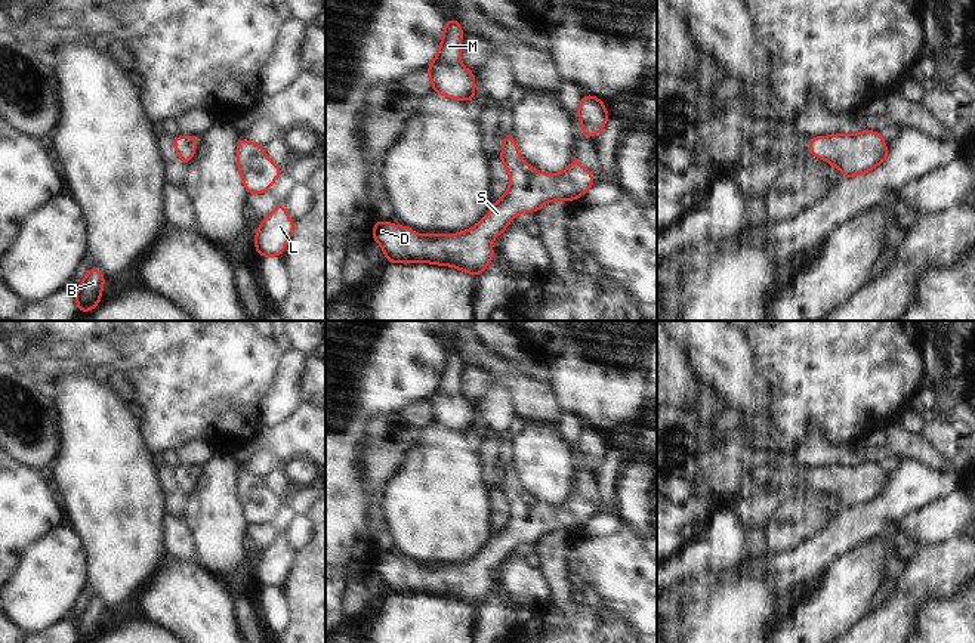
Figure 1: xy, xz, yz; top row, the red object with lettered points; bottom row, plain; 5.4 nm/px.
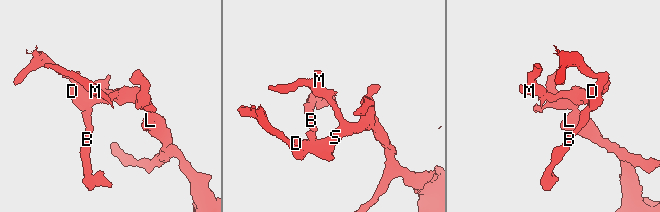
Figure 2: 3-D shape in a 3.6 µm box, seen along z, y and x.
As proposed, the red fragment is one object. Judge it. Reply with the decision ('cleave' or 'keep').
keep

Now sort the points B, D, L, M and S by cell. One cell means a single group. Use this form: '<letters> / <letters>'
B D L M S

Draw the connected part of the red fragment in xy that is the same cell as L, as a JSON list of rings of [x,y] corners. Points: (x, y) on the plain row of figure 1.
[[[280,534],[272,544],[259,554],[259,562],[254,566],[254,578],[259,587],[281,588],[293,560],[294,553],[286,544],[284,534]]]

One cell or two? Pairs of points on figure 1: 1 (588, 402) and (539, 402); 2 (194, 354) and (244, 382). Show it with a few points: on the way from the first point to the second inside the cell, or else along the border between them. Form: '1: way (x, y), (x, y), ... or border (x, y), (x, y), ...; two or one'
1: border (549, 386), (561, 410); two
2: way (206, 365), (213, 373), (233, 373); one

